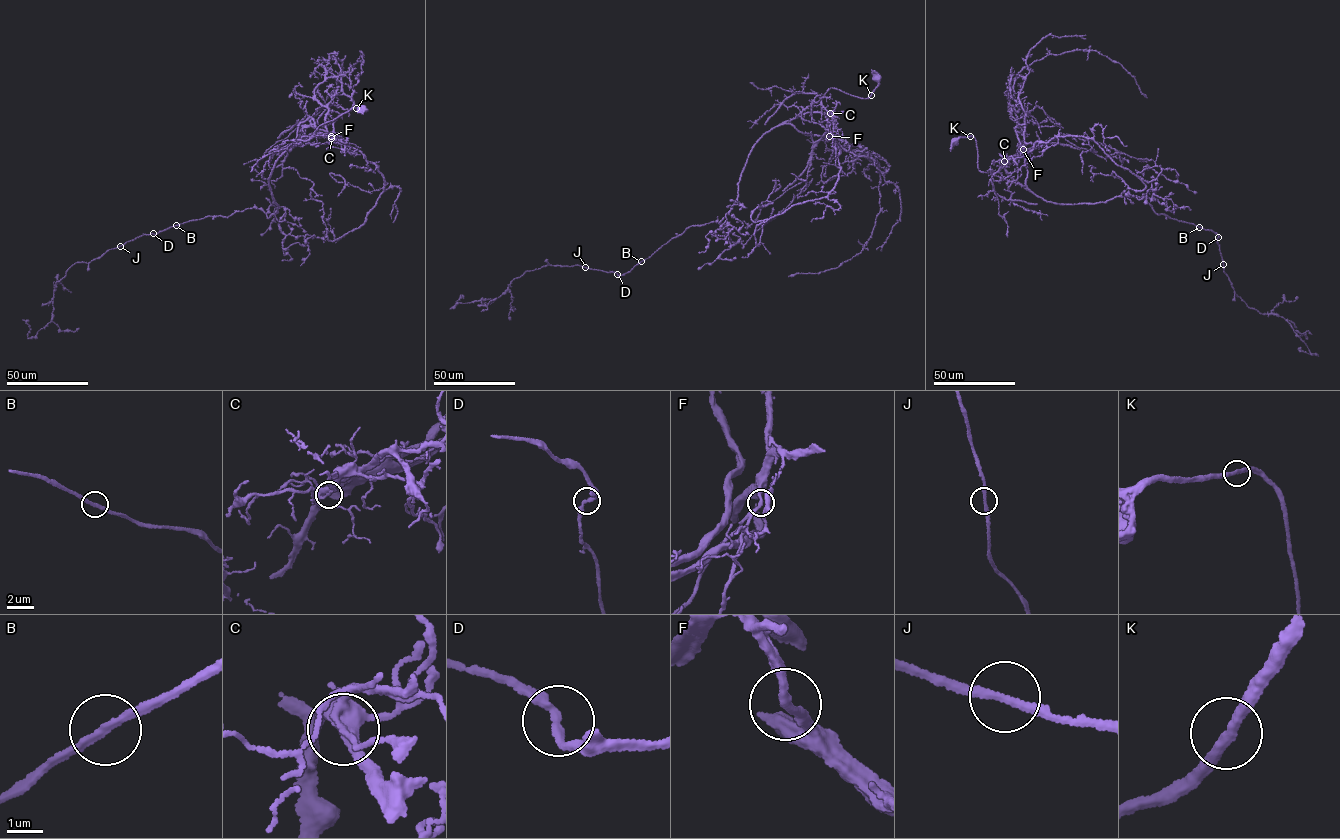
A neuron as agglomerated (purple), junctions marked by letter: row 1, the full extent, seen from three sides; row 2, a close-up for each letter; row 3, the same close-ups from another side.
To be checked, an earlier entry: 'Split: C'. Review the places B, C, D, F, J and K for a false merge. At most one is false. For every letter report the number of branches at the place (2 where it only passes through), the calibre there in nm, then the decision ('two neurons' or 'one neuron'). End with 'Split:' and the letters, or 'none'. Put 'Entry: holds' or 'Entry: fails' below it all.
B: 2 branches meet; 200 nm thick; one neuron
C: 2 branches meet; 110 nm thick; two neurons
D: 2 branches meet; 240 nm thick; one neuron
F: 2 branches meet; 280 nm thick; one neuron
J: 2 branches meet; 200 nm thick; one neuron
K: 2 branches meet; 280 nm thick; one neuron
Split: C
Entry: holds

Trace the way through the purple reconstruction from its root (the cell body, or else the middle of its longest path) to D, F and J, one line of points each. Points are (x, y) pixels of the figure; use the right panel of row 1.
D: (955, 142), (975, 138), (986, 172), (1019, 144), (1046, 200), (1144, 195), (1218, 237)
F: (955, 142), (961, 137), (975, 138), (978, 169), (986, 172), (998, 171), (1012, 163), (1023, 149)
J: (955, 142), (975, 138), (986, 172), (1019, 144), (1025, 183), (1048, 201), (1145, 195), (1217, 234), (1223, 265)

